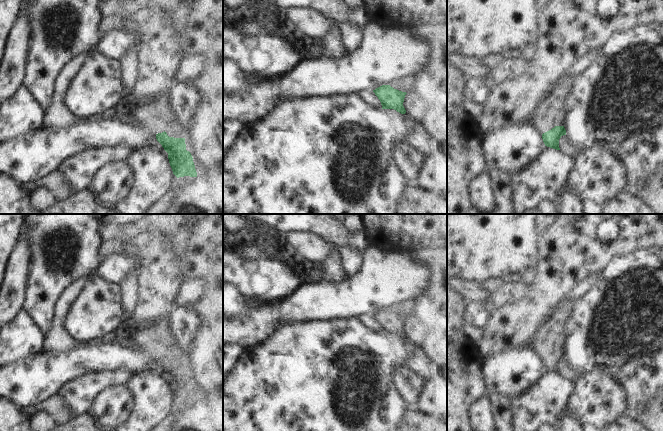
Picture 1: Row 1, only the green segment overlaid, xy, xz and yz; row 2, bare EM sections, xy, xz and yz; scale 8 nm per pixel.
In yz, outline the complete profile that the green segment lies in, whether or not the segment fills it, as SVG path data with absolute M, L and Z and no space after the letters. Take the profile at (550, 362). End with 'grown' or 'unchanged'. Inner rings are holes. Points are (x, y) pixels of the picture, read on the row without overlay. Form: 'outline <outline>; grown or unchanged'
outline M563 303L536 331L531 346L542 358L545 370L560 374L559 363L566 359L567 325L573 303Z; grown

